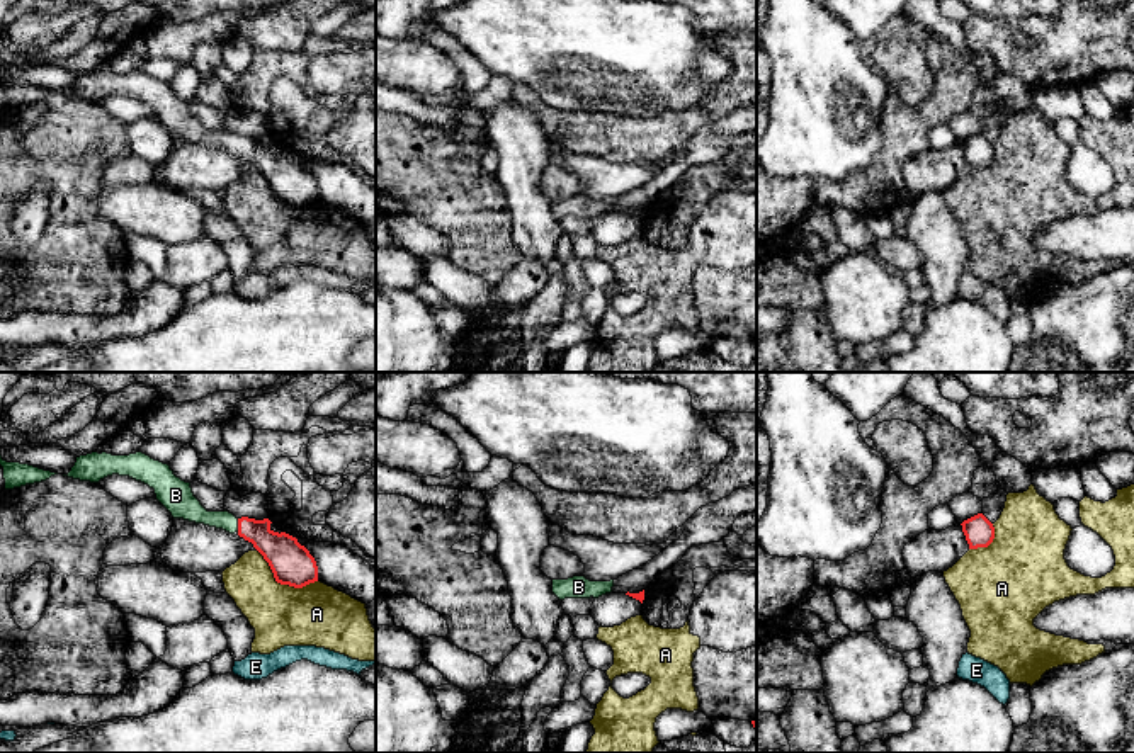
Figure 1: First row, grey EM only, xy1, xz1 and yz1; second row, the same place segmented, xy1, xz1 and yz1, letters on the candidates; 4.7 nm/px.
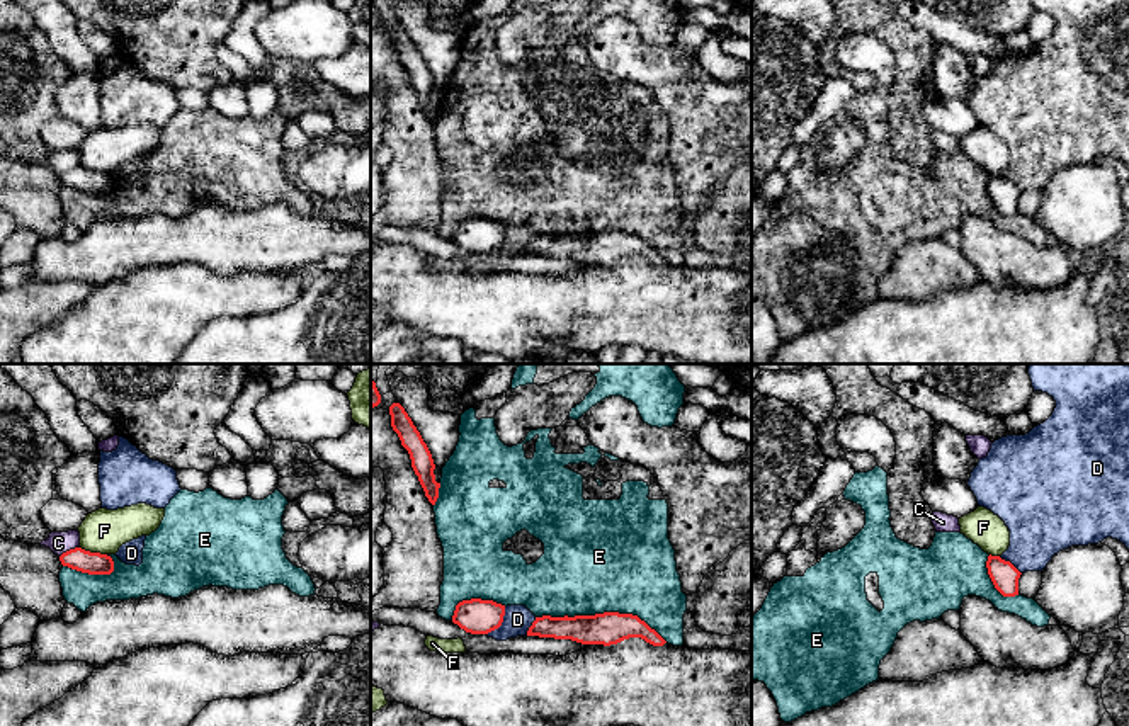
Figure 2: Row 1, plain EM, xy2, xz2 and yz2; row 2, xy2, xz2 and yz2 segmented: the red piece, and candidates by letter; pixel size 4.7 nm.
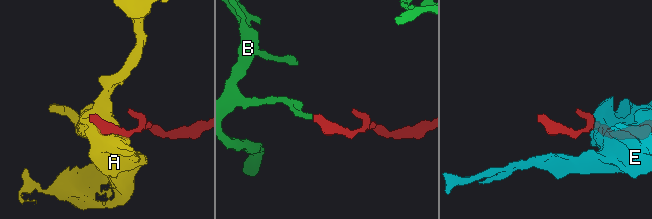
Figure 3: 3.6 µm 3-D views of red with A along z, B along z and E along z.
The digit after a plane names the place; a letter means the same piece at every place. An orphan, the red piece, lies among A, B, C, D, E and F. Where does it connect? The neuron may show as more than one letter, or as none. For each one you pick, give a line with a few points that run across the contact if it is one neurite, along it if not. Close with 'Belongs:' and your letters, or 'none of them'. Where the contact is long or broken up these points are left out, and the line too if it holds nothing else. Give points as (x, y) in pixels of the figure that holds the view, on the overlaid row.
B: line xy1 (283, 553), (255, 531), (238, 526), (203, 517), (189, 507)
Belongs: B

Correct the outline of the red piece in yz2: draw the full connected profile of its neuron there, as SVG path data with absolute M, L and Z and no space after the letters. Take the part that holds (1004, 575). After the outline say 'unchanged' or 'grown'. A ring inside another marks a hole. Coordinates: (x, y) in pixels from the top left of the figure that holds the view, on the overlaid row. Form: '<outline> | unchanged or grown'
M990 554L986 568L995 588L1003 597L1018 595L1018 578L1022 573L1010 561Z | unchanged

